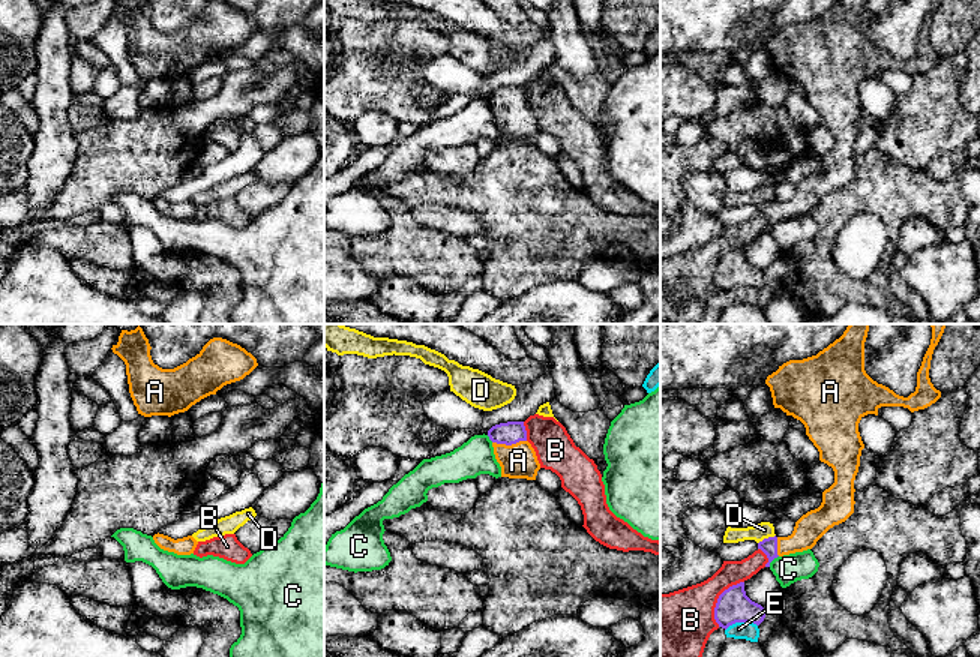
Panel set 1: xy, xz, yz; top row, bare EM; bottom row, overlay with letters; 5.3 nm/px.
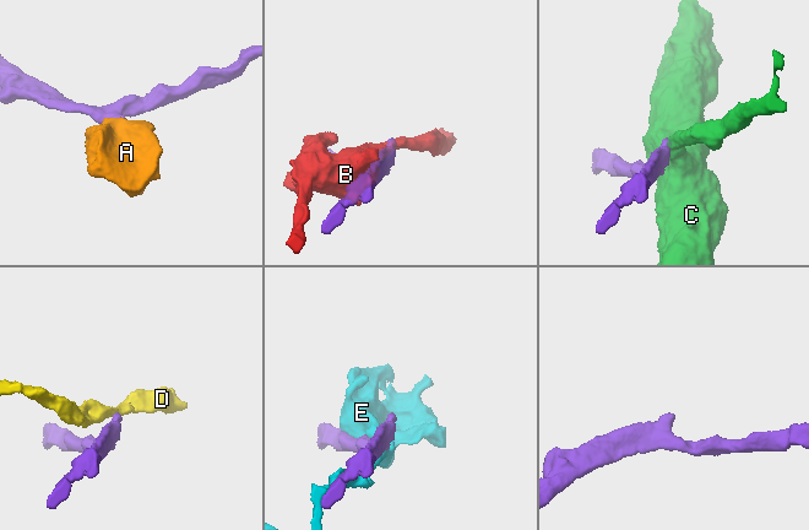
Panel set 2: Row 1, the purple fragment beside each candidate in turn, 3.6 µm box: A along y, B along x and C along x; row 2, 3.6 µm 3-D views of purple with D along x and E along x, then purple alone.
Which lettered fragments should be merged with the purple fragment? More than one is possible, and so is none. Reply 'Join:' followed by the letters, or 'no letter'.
Join: A

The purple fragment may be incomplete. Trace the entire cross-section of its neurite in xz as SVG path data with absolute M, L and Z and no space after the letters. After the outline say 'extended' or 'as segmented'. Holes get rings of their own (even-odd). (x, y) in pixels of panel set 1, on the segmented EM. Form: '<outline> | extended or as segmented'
M507 422L488 430L501 477L536 480L540 464L527 441L524 422Z | extended

